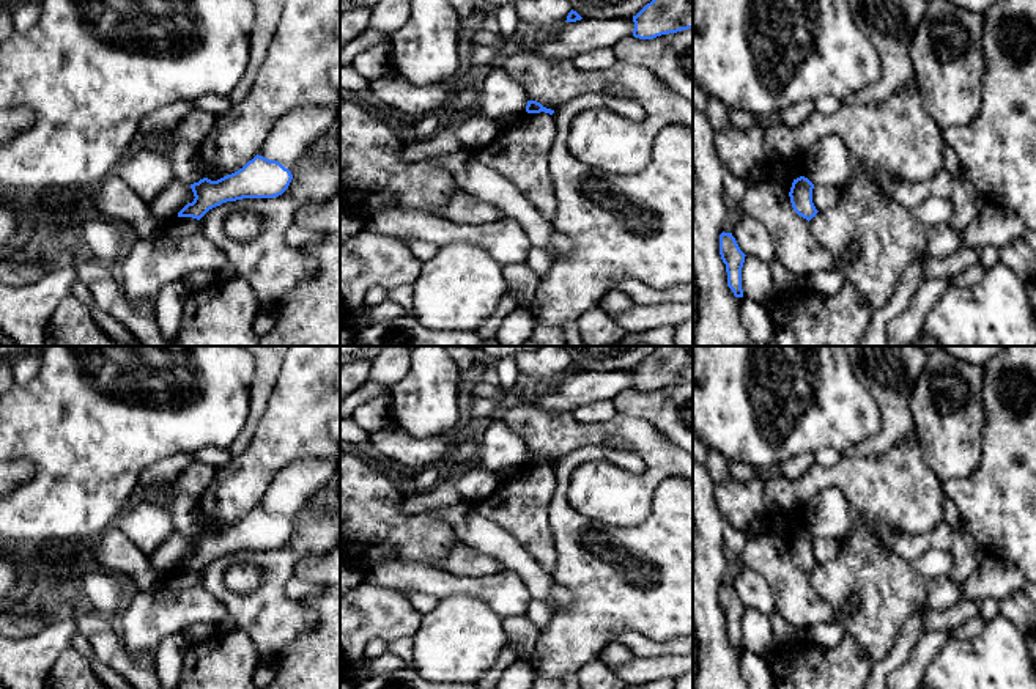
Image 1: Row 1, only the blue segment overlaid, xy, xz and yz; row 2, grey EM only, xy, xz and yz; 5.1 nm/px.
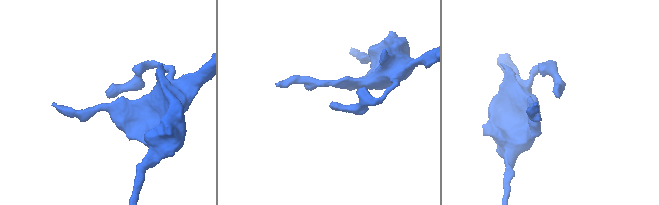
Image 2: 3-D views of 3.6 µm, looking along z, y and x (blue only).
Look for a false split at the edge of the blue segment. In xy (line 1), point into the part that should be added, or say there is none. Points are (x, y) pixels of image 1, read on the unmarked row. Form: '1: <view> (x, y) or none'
1: none

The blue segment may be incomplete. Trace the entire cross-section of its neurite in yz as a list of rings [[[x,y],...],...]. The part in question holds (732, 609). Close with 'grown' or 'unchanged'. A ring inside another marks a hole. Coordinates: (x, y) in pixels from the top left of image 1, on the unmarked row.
[[[723,584],[720,587],[720,607],[726,617],[727,639],[732,642],[735,650],[743,650],[742,620],[746,607],[740,602],[732,585]]] | unchanged

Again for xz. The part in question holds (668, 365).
[[[658,346],[633,374],[633,389],[639,392],[693,381],[693,346]]] | unchanged

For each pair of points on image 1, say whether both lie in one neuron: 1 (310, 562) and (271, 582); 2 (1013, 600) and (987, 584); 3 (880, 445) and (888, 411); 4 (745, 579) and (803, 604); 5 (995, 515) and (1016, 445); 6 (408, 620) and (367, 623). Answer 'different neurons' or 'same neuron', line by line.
1: different neurons
2: same neuron
3: same neuron
4: different neurons
5: same neuron
6: same neuron

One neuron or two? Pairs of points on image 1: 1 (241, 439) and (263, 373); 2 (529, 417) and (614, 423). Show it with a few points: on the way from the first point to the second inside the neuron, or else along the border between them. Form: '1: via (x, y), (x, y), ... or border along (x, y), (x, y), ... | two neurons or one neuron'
1: via (251, 423), (258, 405), (260, 389) | one neuron
2: via (550, 433), (594, 433) | one neuron

